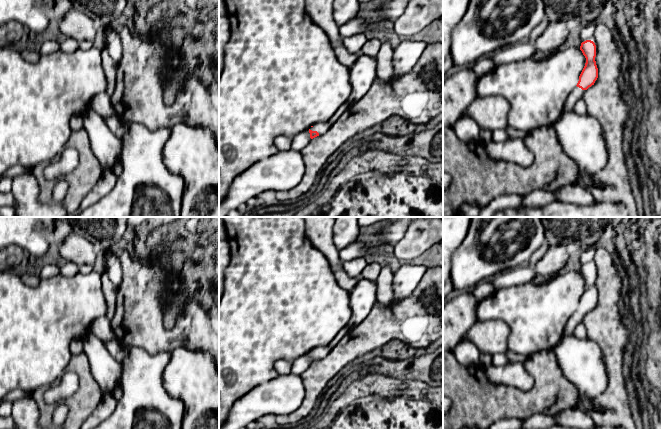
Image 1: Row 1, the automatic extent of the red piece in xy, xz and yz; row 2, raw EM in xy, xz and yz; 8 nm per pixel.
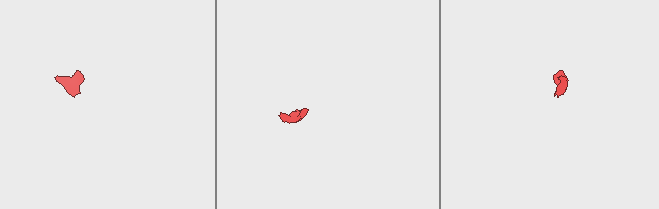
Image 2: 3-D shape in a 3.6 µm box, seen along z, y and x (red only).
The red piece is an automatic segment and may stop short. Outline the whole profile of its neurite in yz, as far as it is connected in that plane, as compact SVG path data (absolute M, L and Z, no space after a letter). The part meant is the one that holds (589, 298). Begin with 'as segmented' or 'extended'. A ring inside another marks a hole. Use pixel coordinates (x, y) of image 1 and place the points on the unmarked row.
extended | M586 264L581 267L580 274L586 282L585 290L579 300L579 305L573 315L569 318L565 329L564 336L569 336L574 333L576 326L582 322L584 316L594 309L598 302L598 292L596 289L596 269L591 264Z

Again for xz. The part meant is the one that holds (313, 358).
extended | M331 342L327 345L313 349L309 353L310 362L313 363L319 359L324 358L334 348L334 346L335 346L335 344L333 342Z

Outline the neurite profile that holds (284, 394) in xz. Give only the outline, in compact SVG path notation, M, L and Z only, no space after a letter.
M292 373L278 375L238 399L219 429L246 428L264 415L289 415L301 406L304 397L301 376Z

